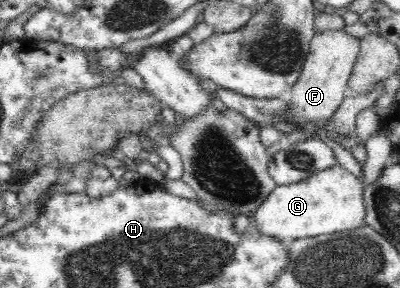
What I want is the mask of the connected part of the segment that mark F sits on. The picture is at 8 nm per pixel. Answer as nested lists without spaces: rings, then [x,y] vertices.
[[[345,30],[316,32],[311,40],[309,55],[301,74],[290,92],[284,120],[292,124],[327,120],[335,114],[348,92],[348,82],[358,58],[360,40]]]

